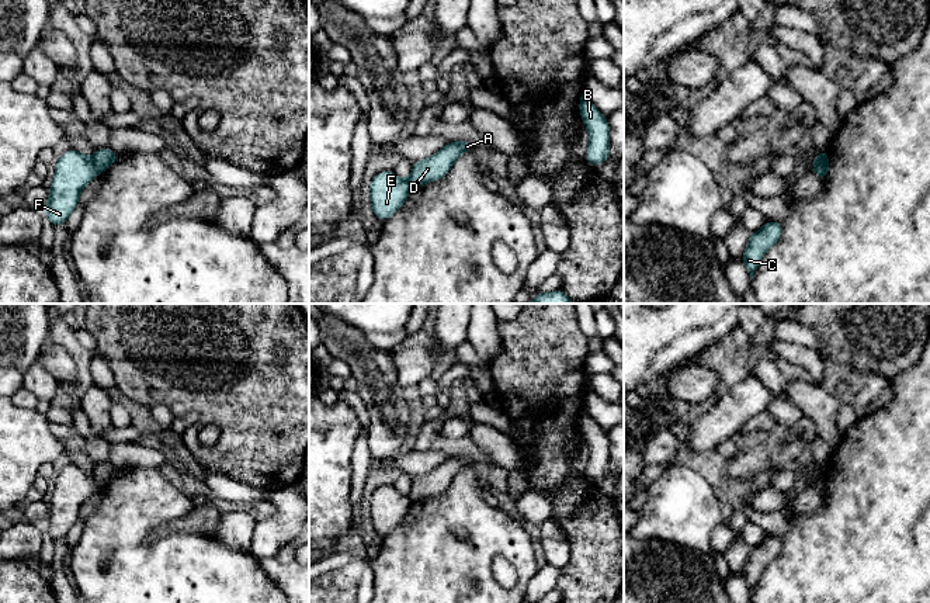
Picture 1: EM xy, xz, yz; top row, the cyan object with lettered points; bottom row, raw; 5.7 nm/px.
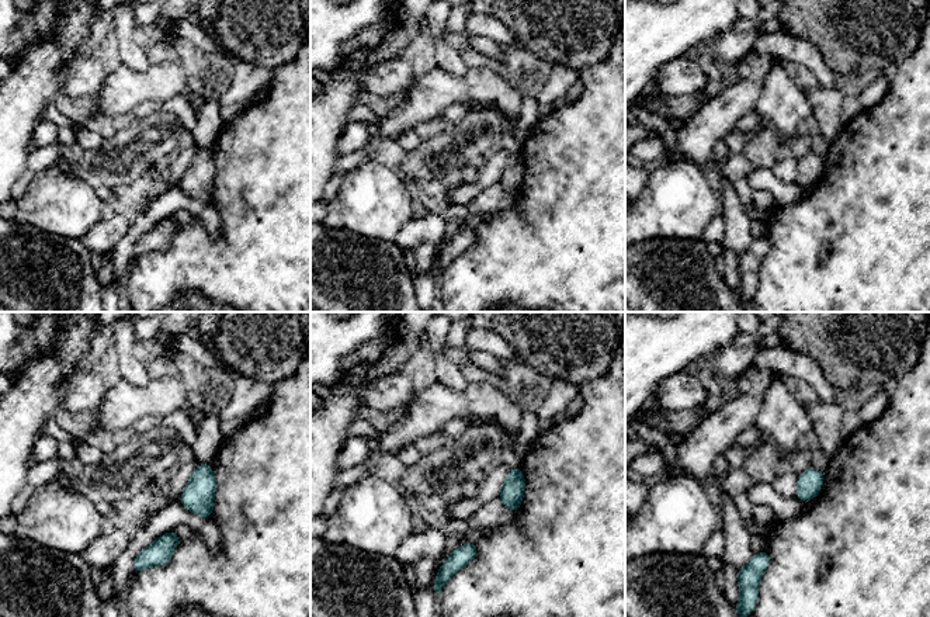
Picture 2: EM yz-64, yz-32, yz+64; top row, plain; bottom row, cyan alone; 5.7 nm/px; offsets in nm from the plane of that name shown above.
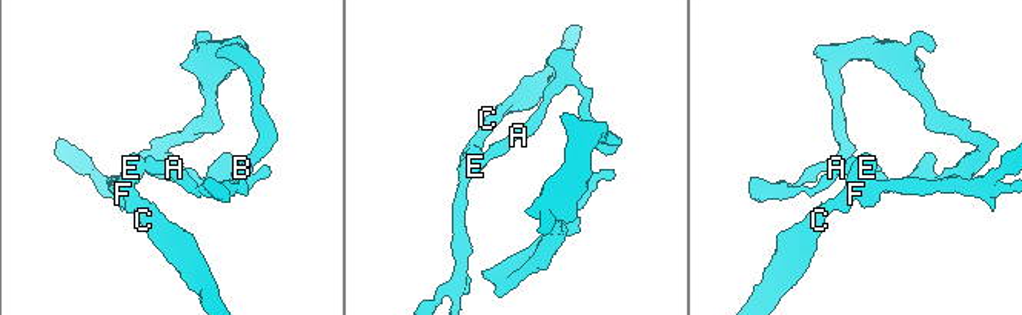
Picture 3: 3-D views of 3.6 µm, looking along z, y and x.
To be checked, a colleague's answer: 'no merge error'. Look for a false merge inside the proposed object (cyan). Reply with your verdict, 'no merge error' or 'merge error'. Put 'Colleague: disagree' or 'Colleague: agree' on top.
Colleague: disagree
merge error

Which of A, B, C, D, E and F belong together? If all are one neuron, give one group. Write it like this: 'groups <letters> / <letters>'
groups A B D / C E F

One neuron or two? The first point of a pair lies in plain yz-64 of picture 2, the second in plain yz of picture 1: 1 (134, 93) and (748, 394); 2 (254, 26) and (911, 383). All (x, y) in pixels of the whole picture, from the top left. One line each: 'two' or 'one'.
1: one
2: two

